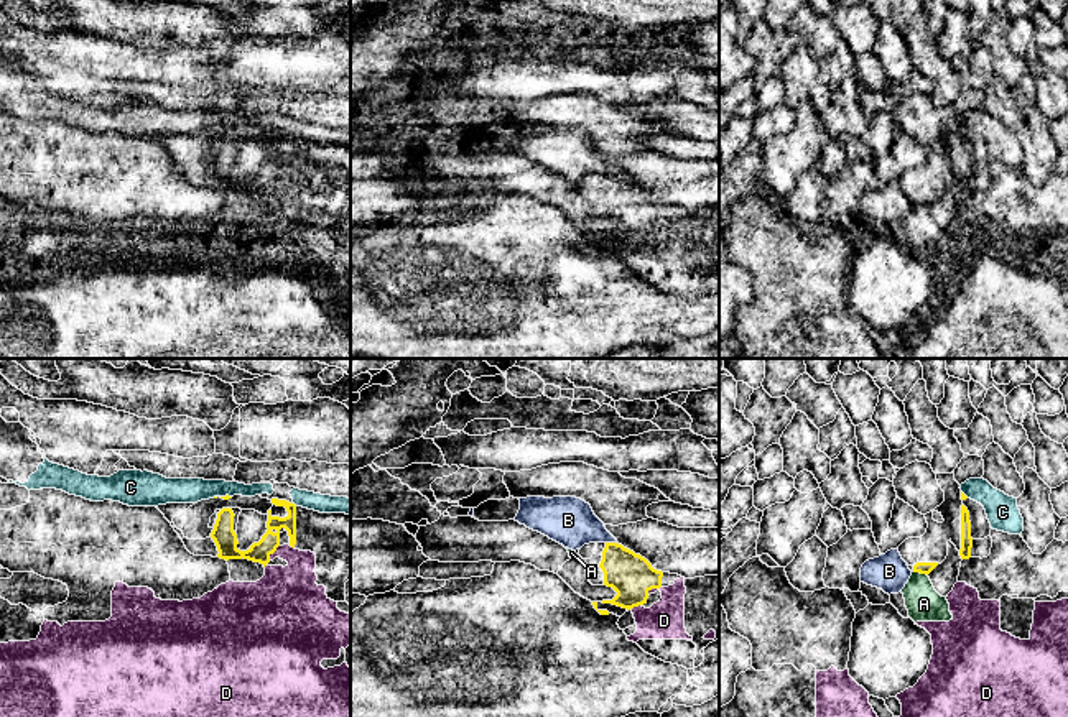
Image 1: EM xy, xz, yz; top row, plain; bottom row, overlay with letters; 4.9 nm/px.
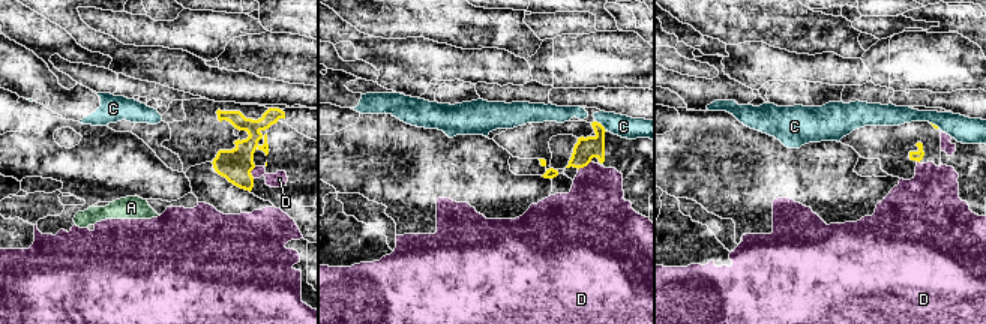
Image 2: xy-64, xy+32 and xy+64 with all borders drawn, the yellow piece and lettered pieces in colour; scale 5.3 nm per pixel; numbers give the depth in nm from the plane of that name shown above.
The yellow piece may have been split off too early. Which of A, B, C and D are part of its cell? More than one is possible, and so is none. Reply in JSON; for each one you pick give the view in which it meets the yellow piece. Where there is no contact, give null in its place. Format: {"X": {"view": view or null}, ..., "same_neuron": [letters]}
{"same_neuron": []}

